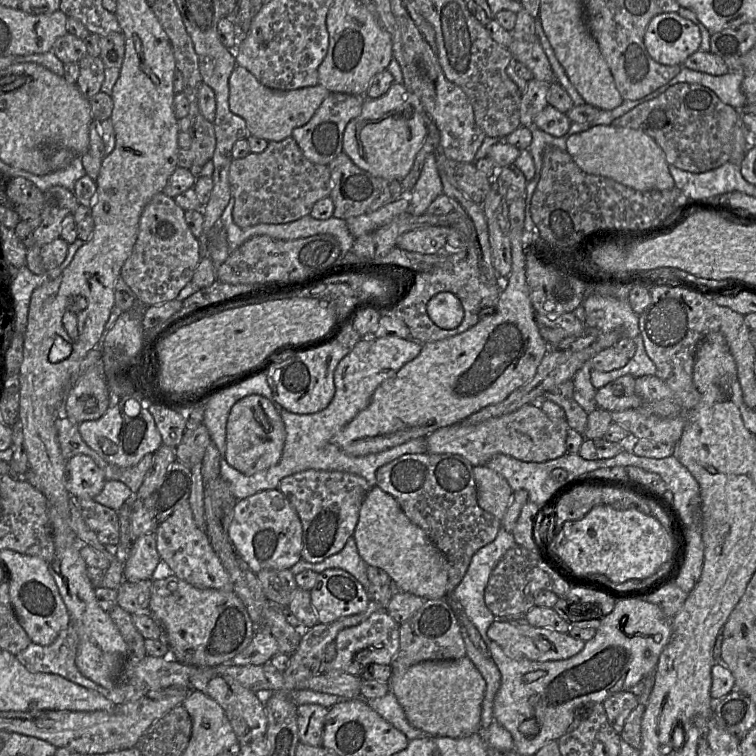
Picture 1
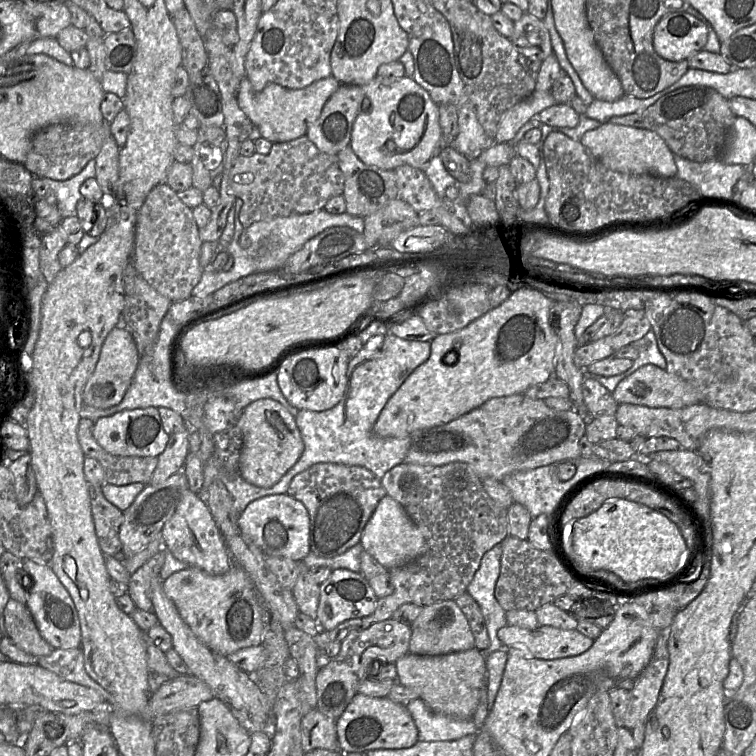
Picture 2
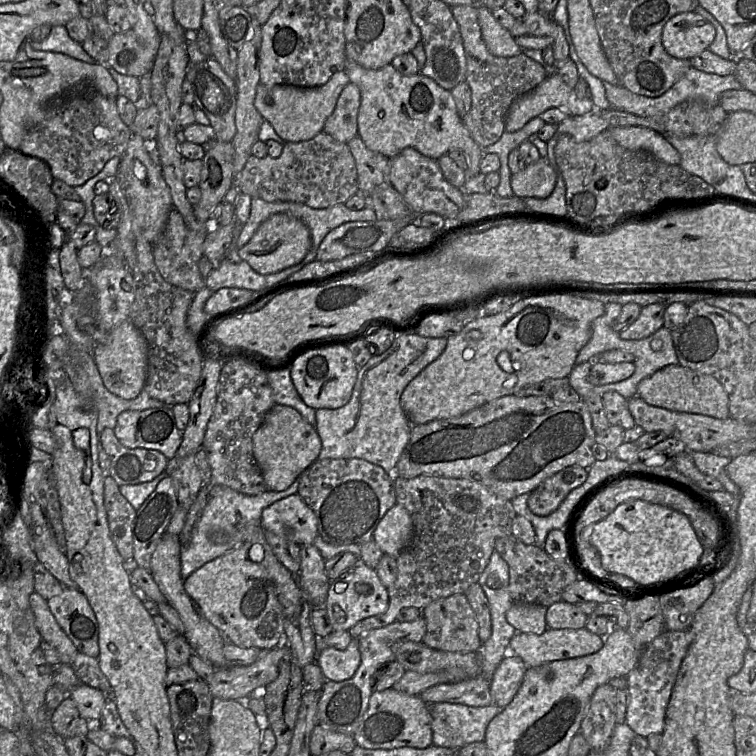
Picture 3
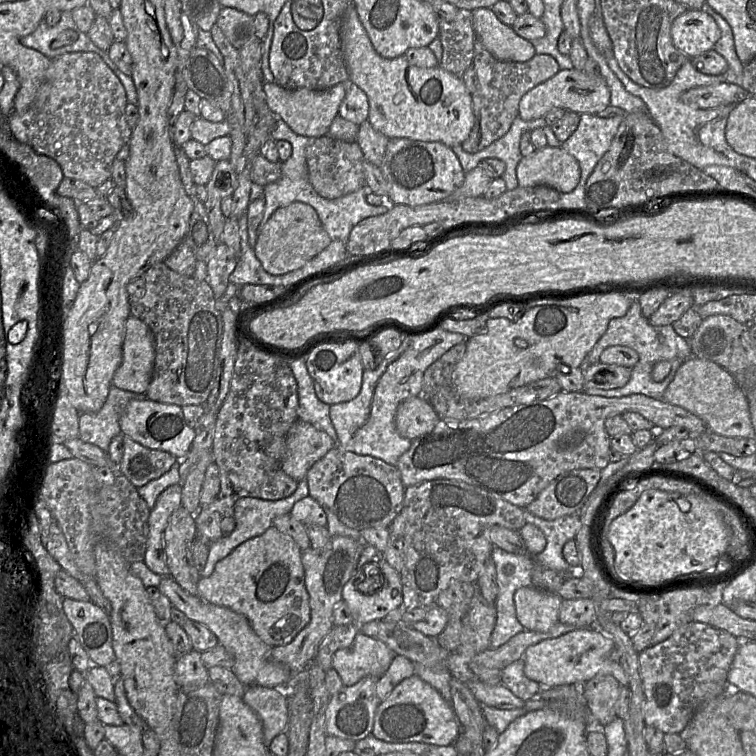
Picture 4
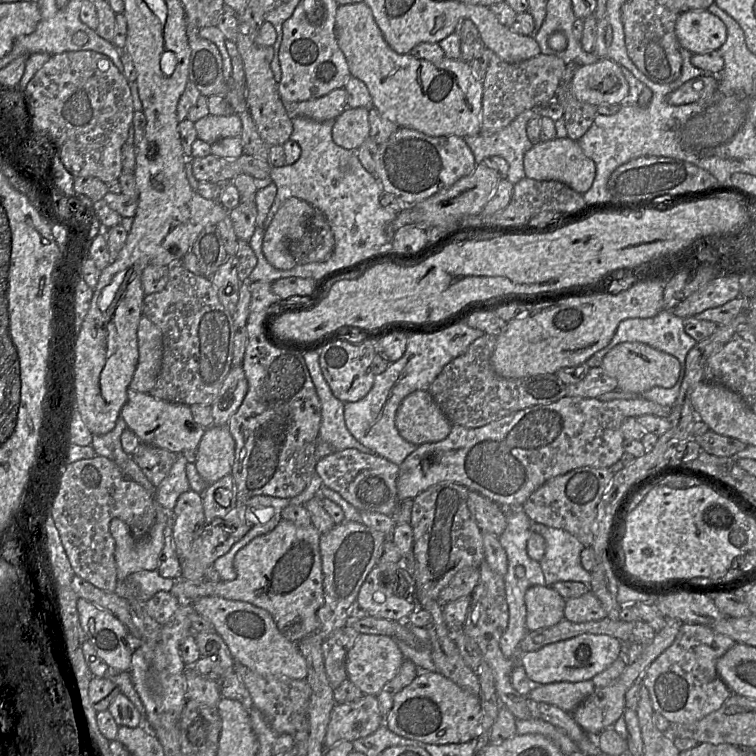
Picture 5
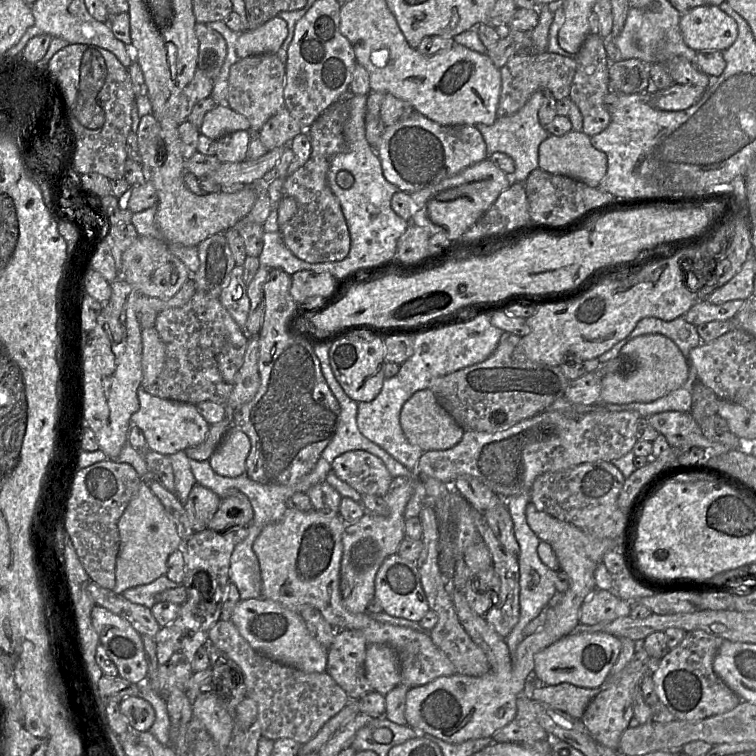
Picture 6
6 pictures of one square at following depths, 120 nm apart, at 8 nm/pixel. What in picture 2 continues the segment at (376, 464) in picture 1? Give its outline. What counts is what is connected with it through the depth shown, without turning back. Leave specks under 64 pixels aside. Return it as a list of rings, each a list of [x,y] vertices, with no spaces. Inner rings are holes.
[[[387,334],[375,350],[364,347],[349,360],[346,388],[341,401],[327,411],[300,410],[295,416],[304,451],[287,473],[295,477],[315,464],[333,463],[364,467],[382,479],[390,469],[405,462],[411,437],[382,438],[374,433],[373,427],[388,400],[413,371],[428,360],[430,353],[431,342],[404,340],[392,334]]]

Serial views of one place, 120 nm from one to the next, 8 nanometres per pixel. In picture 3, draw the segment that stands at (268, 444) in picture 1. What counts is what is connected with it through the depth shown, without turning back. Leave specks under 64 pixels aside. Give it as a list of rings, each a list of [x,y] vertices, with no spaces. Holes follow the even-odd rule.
[[[275,404],[265,415],[263,423],[253,436],[253,456],[268,491],[280,492],[289,488],[318,460],[321,448],[321,439],[315,427],[292,407],[280,404]]]

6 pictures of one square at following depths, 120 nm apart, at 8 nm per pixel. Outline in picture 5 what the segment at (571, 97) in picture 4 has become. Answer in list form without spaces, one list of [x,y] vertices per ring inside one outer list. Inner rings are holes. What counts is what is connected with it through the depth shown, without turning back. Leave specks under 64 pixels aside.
[[[608,57],[579,66],[570,84],[579,101],[596,106],[620,104],[629,92],[623,66]]]

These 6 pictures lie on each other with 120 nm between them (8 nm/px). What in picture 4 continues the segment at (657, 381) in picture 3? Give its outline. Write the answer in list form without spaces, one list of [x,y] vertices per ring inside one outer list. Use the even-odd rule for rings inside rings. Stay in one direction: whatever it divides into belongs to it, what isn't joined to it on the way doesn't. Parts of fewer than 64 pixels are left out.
[[[690,357],[678,368],[662,401],[677,405],[699,417],[707,430],[731,438],[754,439],[748,401],[734,377],[716,363]]]

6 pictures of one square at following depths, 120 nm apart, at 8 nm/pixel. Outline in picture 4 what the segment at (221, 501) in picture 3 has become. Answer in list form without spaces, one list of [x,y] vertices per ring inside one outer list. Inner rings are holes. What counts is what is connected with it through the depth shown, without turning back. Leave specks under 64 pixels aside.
[[[303,479],[300,482],[298,482],[297,489],[291,496],[281,500],[269,501],[252,497],[239,498],[235,502],[233,508],[234,510],[233,517],[236,523],[235,529],[230,535],[224,536],[208,546],[209,553],[208,553],[207,563],[204,570],[201,571],[199,570],[200,577],[209,576],[213,572],[217,562],[219,562],[227,555],[229,555],[240,544],[244,543],[245,541],[251,538],[263,534],[272,526],[273,520],[276,517],[284,514],[289,514],[294,504],[299,500],[307,497],[308,495],[309,495],[309,489],[307,481],[306,479]]]

